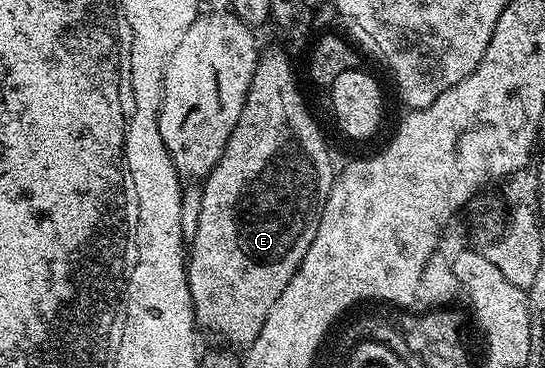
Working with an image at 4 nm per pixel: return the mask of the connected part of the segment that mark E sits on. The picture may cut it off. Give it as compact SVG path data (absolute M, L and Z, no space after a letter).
M270 47L258 56L258 64L252 73L252 85L248 89L248 97L244 101L244 109L240 113L240 121L236 121L236 129L232 129L232 137L228 137L228 145L224 145L222 156L211 169L201 184L203 201L200 208L200 221L197 226L196 239L188 245L188 262L186 280L194 302L194 322L203 332L211 331L223 339L223 344L242 343L248 345L256 341L260 329L264 329L264 321L268 317L268 309L276 305L280 293L288 286L288 281L298 272L300 261L304 261L304 253L312 245L312 237L316 237L316 229L320 225L320 217L324 205L328 201L328 193L336 178L336 167L330 164L330 151L326 148L326 139L318 128L316 120L310 116L306 103L302 100L302 91L294 80L294 71L290 68L290 59L278 47Z

